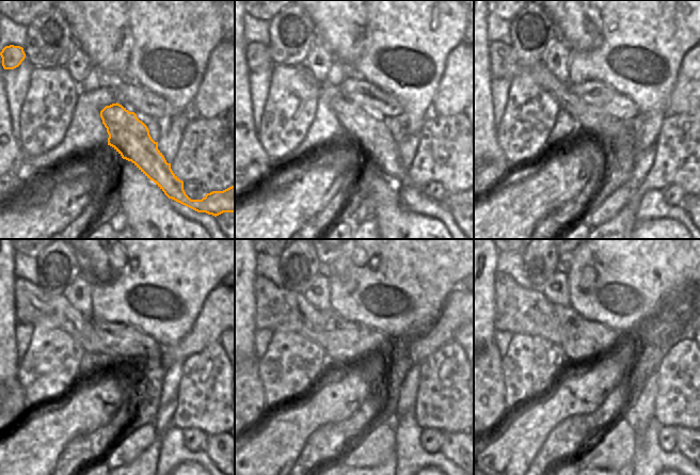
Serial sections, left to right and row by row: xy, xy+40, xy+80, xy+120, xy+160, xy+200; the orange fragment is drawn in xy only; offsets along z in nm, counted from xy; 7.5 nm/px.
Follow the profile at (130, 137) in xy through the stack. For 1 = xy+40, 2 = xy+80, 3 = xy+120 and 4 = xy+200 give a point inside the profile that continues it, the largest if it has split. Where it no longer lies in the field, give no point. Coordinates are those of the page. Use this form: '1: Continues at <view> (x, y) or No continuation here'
1: Continues at xy+40 (372, 136)
2: Continues at xy+80 (505, 63)
3: Continues at xy+120 (33, 305)
4: Continues at xy+200 (520, 311)

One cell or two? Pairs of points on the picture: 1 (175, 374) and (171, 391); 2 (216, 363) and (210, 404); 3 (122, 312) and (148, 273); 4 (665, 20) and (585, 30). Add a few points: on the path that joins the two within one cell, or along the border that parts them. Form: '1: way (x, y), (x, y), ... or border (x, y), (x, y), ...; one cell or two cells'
1: way (172, 378), (171, 386); one cell
2: way (210, 373), (210, 394); one cell
3: way (124, 300), (125, 290), (138, 283); one cell
4: border (602, 11), (602, 43), (591, 51); two cells

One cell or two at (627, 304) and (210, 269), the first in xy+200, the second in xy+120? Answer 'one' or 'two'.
one

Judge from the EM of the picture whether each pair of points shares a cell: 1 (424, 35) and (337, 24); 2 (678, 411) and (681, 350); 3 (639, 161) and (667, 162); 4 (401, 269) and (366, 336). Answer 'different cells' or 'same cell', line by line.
1: different cells
2: same cell
3: different cells
4: different cells

